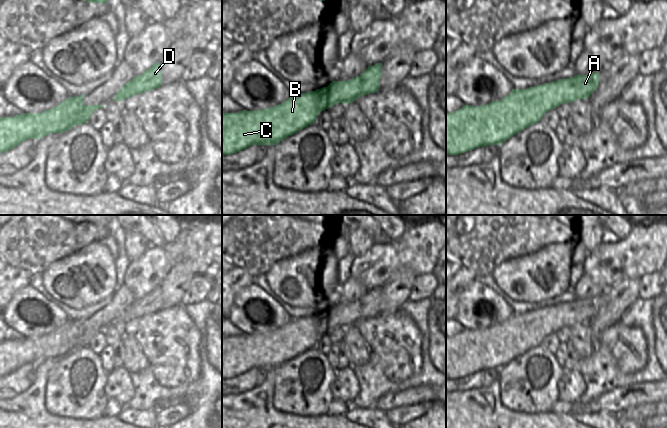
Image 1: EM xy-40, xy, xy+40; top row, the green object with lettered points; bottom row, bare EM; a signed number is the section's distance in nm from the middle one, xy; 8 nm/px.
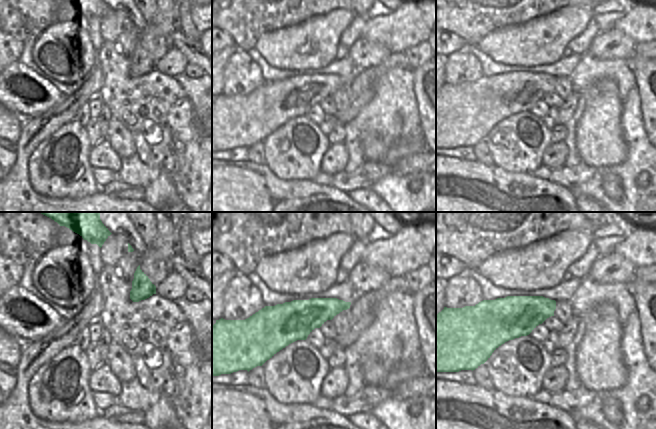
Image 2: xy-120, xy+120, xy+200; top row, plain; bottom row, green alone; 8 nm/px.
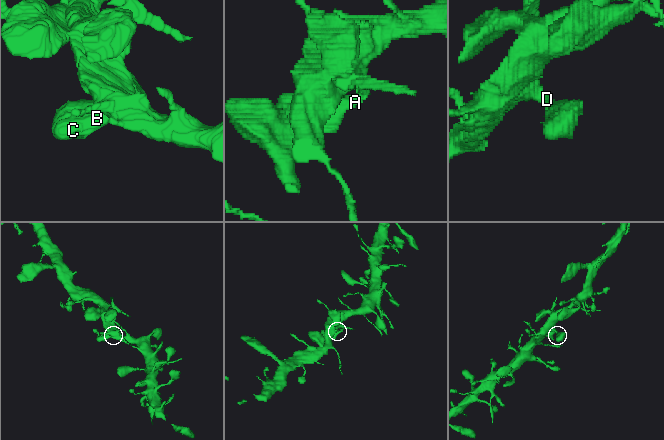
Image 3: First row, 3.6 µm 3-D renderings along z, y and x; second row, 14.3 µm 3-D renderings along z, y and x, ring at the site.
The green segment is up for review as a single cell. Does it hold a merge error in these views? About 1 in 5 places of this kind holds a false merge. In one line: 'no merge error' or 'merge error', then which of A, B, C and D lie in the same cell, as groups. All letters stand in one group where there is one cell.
no merge error; groups A B C D

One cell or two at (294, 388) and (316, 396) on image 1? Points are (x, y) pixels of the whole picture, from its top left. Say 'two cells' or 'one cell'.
one cell

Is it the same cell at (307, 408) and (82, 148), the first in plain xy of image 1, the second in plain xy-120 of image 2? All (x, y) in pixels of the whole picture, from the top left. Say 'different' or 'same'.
same

